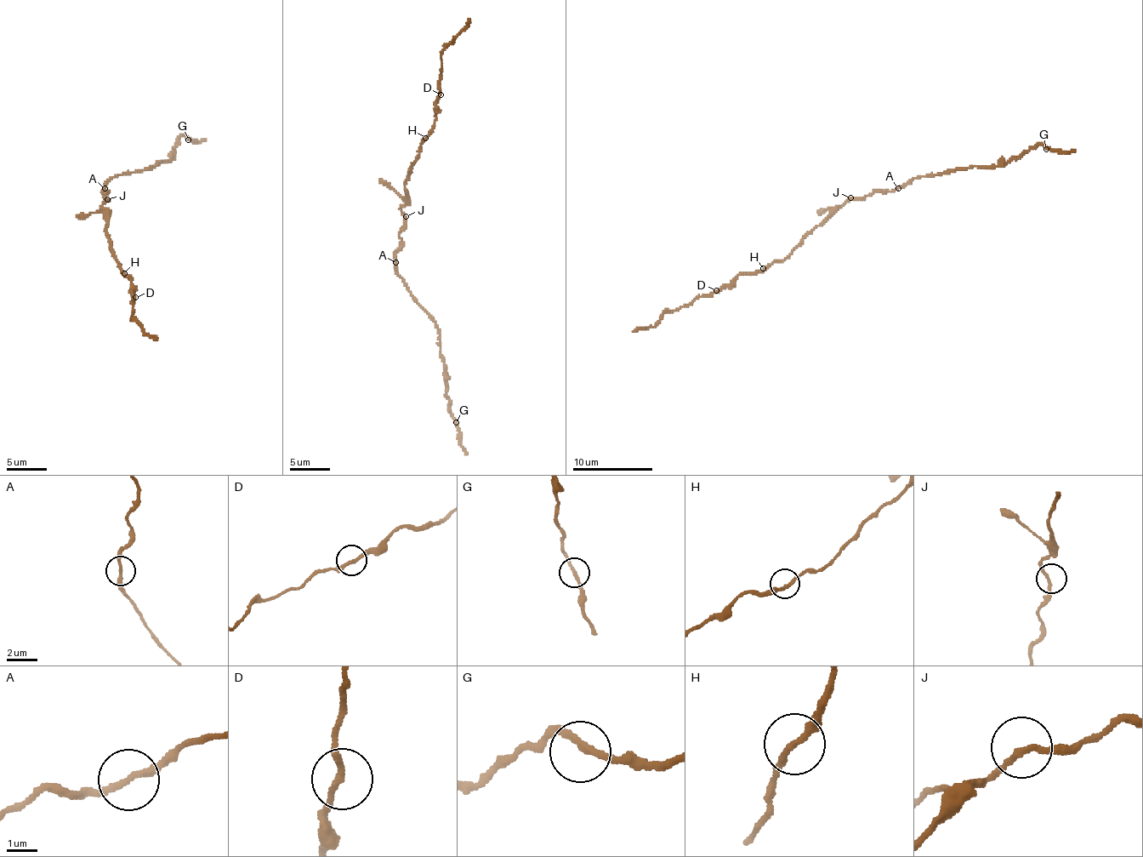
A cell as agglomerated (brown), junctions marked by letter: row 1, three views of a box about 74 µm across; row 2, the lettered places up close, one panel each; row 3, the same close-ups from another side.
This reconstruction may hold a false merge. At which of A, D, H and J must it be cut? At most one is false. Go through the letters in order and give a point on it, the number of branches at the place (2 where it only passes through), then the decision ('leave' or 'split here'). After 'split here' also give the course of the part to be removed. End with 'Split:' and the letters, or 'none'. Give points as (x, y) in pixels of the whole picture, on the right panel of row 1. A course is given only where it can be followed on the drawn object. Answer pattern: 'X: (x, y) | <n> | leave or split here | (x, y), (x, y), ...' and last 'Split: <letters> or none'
A: (898, 188) | 2 | split here | (897, 187), (909, 184), (914, 178), (949, 174), (962, 168), (1004, 166), (1038, 145), (1054, 151), (1075, 150)
D: (716, 290) | 2 | leave
H: (763, 268) | 2 | leave
J: (850, 197) | 2 | leave
Split: A

